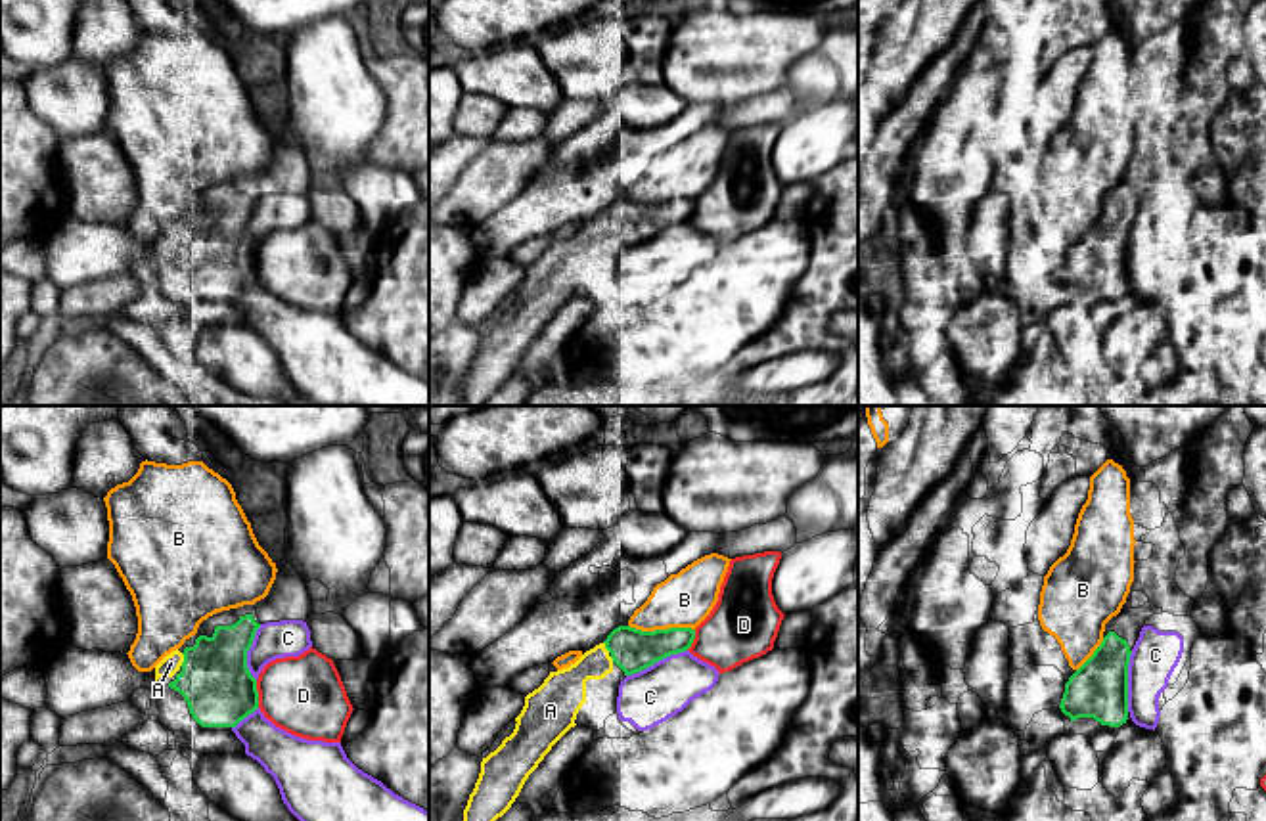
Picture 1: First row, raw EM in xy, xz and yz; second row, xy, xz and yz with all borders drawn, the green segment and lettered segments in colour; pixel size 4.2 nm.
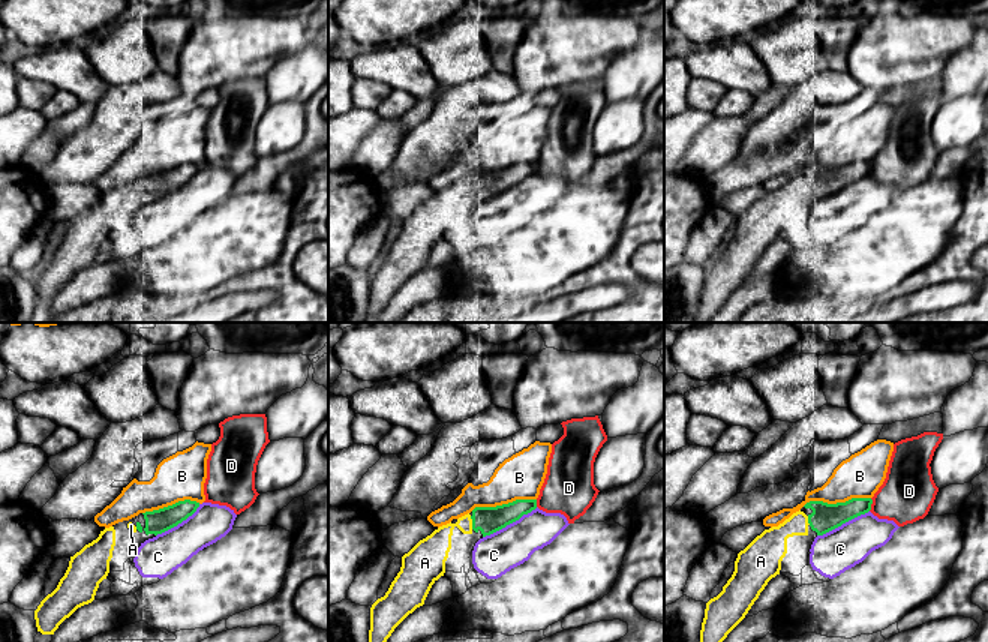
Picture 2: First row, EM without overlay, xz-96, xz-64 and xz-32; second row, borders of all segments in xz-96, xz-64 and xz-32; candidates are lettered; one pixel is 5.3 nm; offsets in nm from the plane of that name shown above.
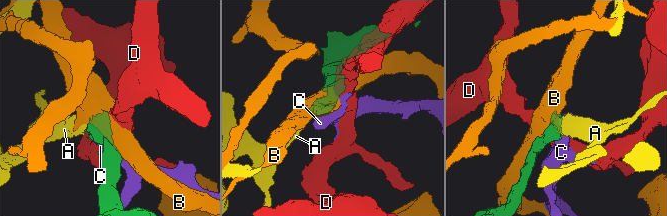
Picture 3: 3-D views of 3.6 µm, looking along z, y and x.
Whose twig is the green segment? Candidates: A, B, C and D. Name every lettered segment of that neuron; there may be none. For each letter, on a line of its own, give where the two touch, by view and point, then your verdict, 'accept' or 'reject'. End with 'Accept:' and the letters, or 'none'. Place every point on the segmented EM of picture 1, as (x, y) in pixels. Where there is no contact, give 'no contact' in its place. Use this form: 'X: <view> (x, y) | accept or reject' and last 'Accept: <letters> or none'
A: xy (184, 659) | accept
B: xz (661, 630) | reject
C: xz (655, 661) | reject
D: xy (257, 693) | reject
Accept: A

